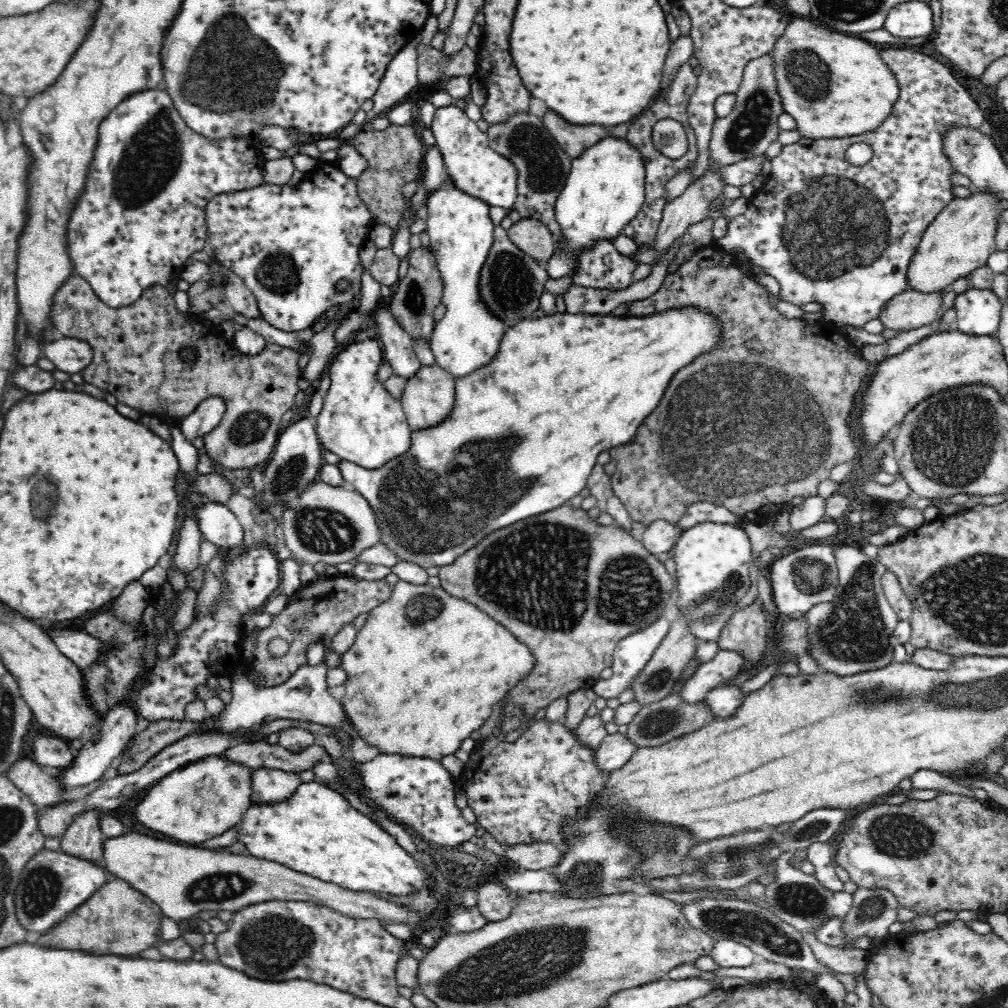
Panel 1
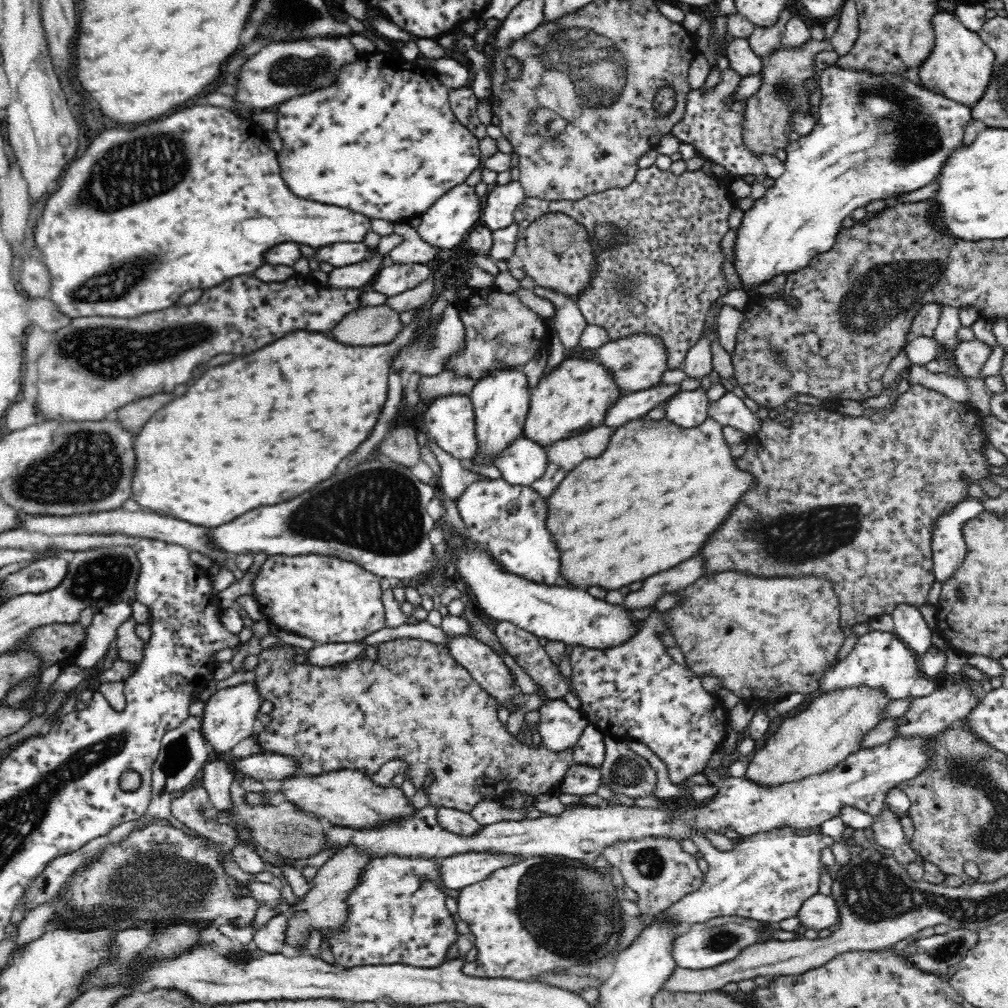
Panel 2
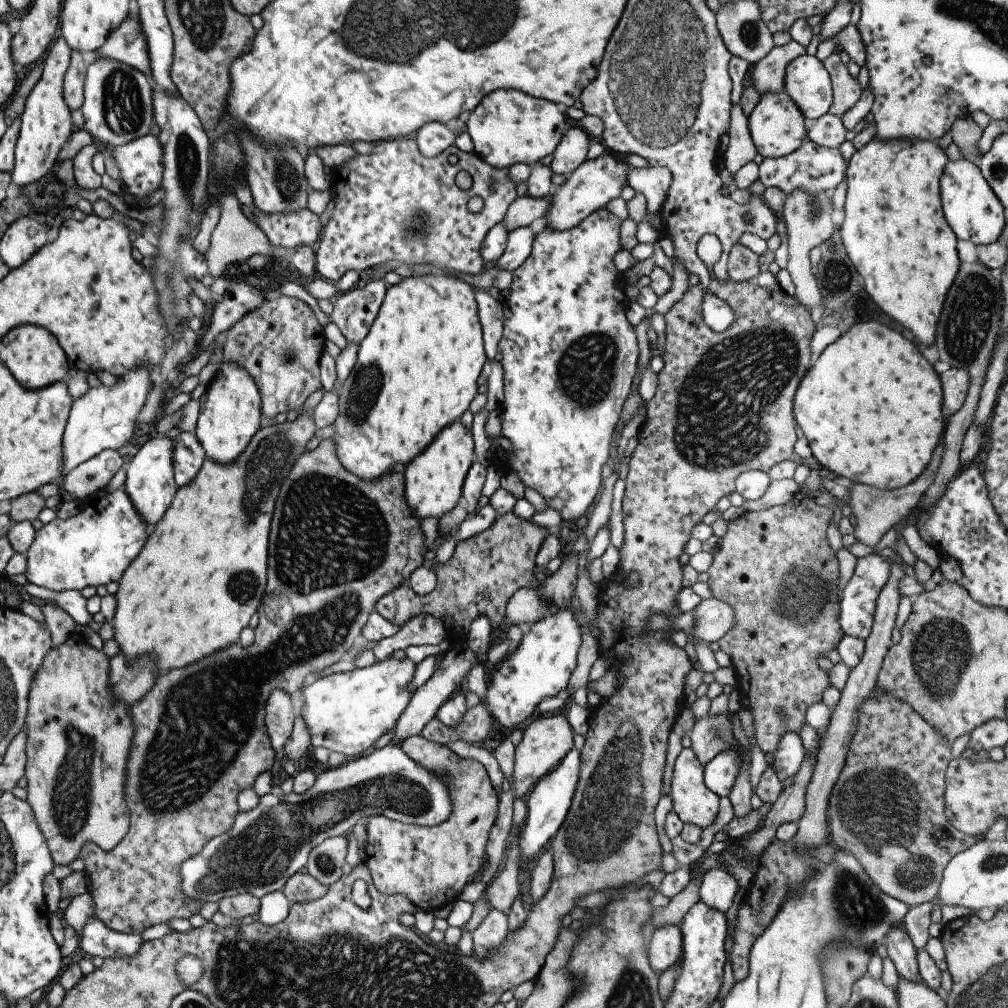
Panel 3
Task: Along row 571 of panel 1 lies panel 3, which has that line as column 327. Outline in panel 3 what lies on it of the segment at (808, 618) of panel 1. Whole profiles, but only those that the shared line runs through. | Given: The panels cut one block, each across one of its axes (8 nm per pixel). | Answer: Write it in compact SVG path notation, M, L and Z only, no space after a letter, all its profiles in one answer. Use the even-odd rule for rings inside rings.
M333 836L323 840L309 852L303 870L329 888L331 884L335 884L335 878L343 876L341 866L345 864L343 858L345 858L347 844L349 844L347 836Z

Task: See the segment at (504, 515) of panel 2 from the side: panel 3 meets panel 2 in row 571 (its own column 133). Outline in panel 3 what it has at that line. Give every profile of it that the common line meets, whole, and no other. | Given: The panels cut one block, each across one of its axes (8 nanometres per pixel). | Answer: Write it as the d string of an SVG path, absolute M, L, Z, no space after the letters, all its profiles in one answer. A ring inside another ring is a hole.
M97 492L89 498L77 516L67 520L51 520L41 530L25 552L27 570L25 578L33 588L49 588L53 592L81 590L85 586L105 586L119 582L125 568L137 558L149 538L149 528L139 516L127 492Z

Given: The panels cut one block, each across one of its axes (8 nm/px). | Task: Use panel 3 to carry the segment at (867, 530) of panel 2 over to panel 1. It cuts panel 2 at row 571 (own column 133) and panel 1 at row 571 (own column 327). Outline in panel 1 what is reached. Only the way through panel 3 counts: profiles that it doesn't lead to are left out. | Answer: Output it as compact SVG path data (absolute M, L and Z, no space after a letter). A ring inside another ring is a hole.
M570 504L492 532L470 552L464 552L456 564L440 568L438 578L450 596L474 604L480 612L492 616L498 624L504 624L516 640L528 646L536 660L532 672L524 676L524 680L520 680L520 684L516 684L504 698L498 716L498 730L502 738L518 732L524 720L532 720L536 712L548 710L548 706L558 698L568 698L580 690L592 690L600 680L600 672L604 668L612 668L618 642L634 632L640 632L642 628L648 628L648 624L662 616L664 606L670 602L670 592L676 590L676 582L670 578L666 566L658 562L658 558L650 554L644 544L636 542L618 526L598 526L596 520L588 518L586 510ZM578 590L584 598L584 612L580 612L580 620Z

